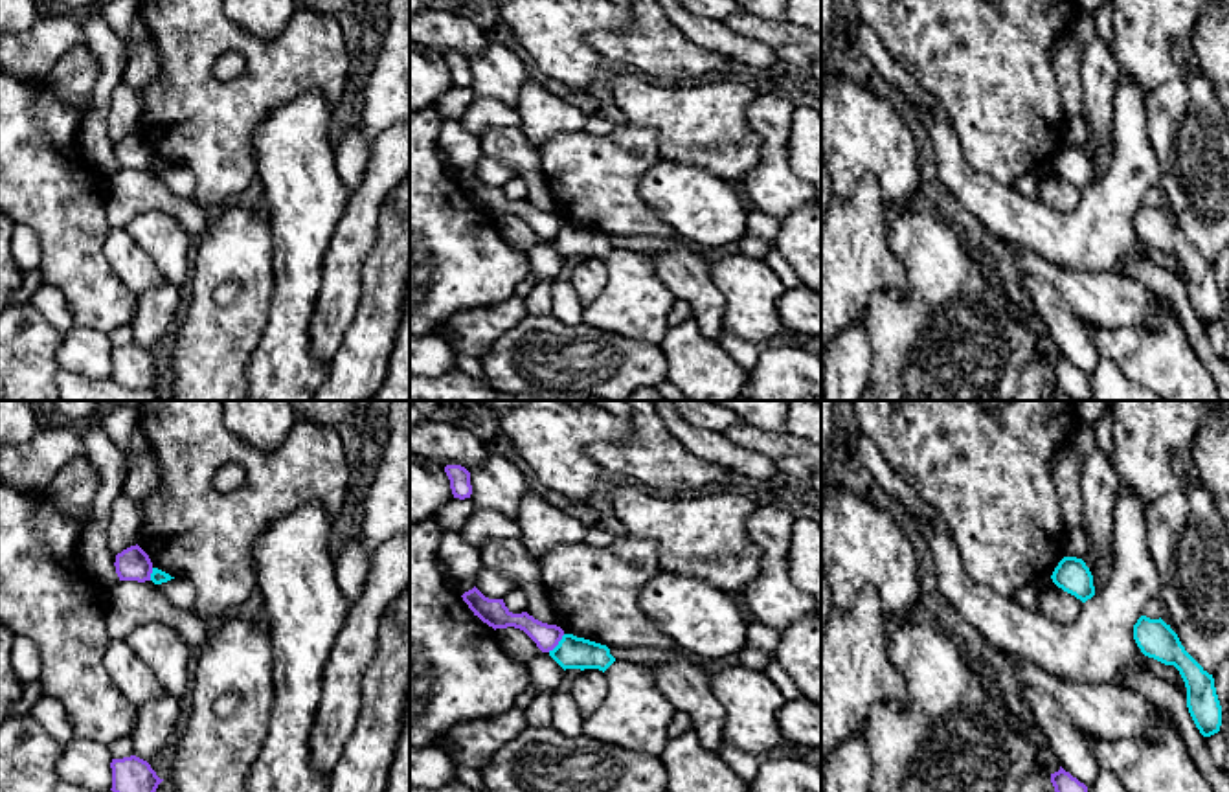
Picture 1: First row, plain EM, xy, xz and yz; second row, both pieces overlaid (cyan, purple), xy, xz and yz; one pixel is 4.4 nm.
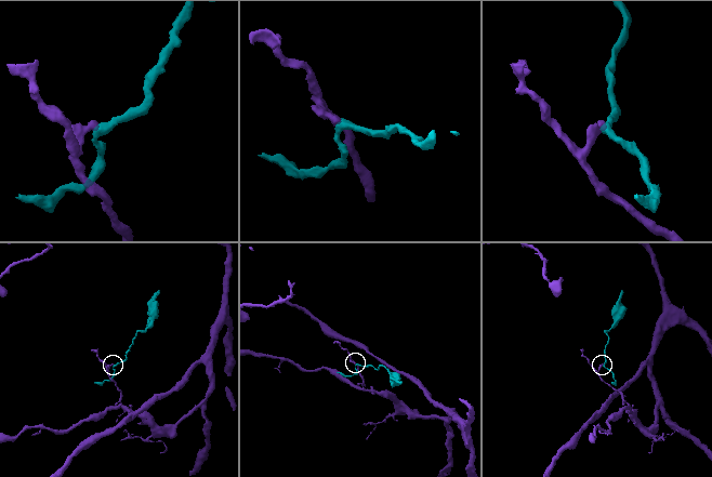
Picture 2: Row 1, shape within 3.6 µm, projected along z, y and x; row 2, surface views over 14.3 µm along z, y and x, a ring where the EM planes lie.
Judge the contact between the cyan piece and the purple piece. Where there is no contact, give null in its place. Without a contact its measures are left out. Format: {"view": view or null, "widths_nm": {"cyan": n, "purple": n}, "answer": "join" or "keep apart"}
{"view": "xz", "widths_nm": {"cyan": 140, "purple": 110}, "answer": "keep apart"}

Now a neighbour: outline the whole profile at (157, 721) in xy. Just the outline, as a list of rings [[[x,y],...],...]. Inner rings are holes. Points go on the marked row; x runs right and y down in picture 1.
[[[165,691],[158,698],[138,706],[130,735],[134,755],[143,761],[156,757],[176,735],[178,722],[178,700]]]

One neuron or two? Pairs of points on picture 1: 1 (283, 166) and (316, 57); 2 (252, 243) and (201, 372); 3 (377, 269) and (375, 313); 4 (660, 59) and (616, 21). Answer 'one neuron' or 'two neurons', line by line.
1: two neurons
2: one neuron
3: one neuron
4: two neurons

